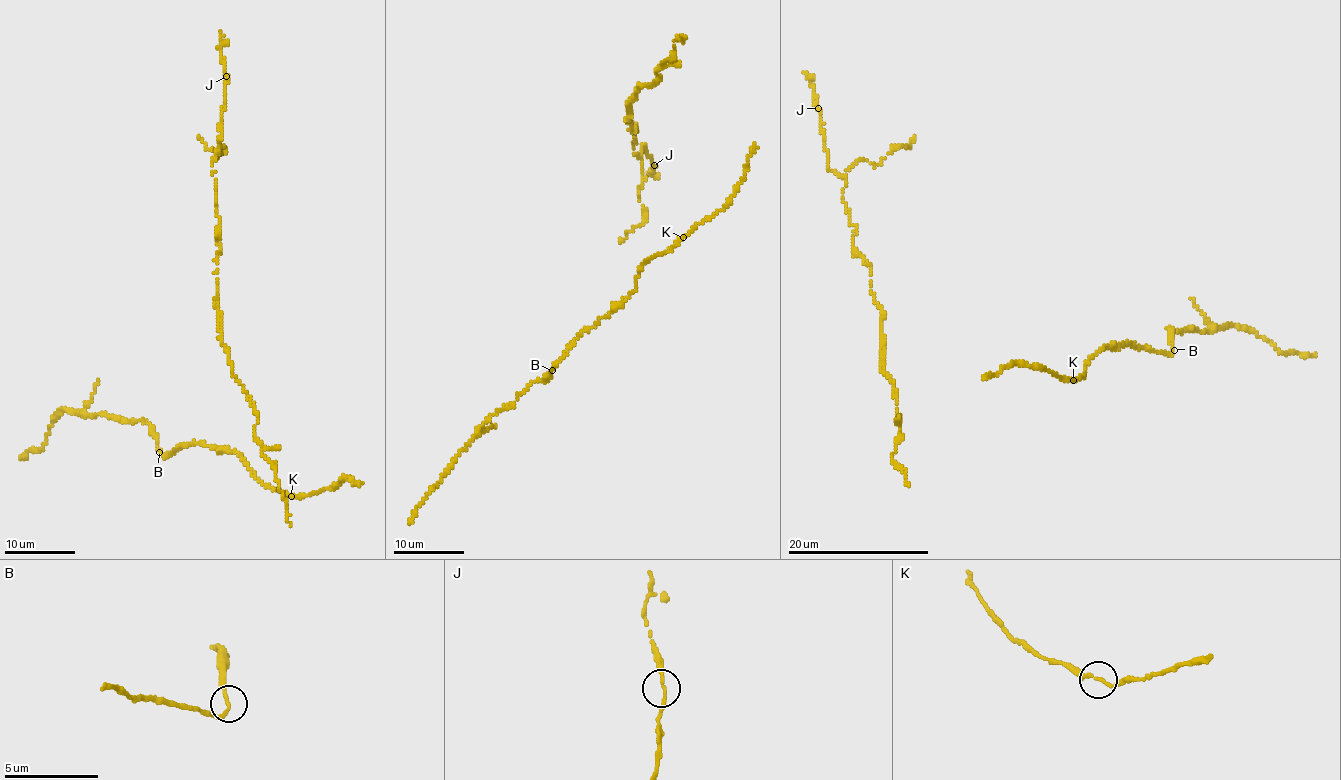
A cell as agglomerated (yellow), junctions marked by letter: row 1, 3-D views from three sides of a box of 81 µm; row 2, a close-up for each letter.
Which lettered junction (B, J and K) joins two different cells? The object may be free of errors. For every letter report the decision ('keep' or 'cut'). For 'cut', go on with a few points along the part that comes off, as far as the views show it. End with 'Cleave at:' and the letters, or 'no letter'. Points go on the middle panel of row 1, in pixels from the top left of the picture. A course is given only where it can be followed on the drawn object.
B: keep
J: keep
K: keep
Cleave at: no letter

